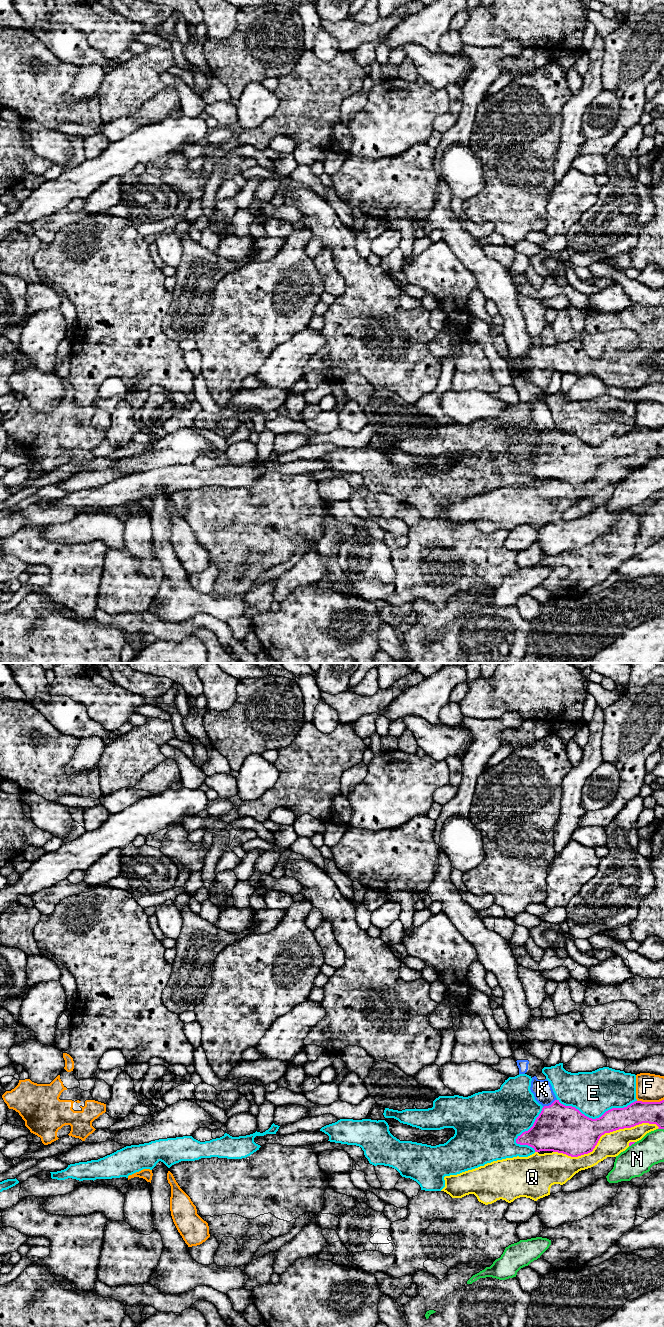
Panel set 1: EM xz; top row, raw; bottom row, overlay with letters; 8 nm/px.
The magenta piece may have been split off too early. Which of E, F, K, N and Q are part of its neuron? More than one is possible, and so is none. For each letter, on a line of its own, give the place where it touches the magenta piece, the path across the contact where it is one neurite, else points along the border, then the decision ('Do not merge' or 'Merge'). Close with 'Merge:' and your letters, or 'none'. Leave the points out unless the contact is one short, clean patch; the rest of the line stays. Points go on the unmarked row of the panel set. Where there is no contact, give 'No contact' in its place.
E: Touches magenta at xz (597, 446). Do not merge
F: Touches magenta at xz (650, 430). Do not merge
K: Touches magenta at xz (549, 433). Path across: xz (564, 457), (556, 449), (549, 433), (542, 417). Merge
N: Touches magenta at xz (632, 471). Do not merge
Q: Touches magenta at xz (603, 462). Do not merge
Merge: K

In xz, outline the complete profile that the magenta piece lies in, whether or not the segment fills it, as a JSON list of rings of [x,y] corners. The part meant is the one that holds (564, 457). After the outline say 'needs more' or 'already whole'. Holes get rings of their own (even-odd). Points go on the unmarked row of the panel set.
[[[440,175],[438,180],[439,195],[435,205],[429,215],[419,223],[421,226],[429,223],[432,229],[442,231],[442,239],[450,246],[458,259],[475,275],[478,288],[486,299],[492,300],[497,305],[499,314],[503,317],[501,334],[511,356],[508,367],[512,374],[512,385],[517,390],[519,402],[527,402],[532,406],[530,418],[534,422],[535,428],[543,434],[533,454],[518,464],[516,471],[528,473],[535,480],[553,479],[578,485],[592,480],[600,465],[605,461],[631,456],[642,451],[656,452],[658,457],[664,457],[664,428],[660,430],[635,429],[624,436],[612,436],[596,447],[585,444],[575,435],[565,434],[559,430],[550,410],[542,401],[544,389],[532,384],[525,377],[526,371],[531,368],[519,361],[522,356],[528,353],[531,347],[531,337],[527,333],[526,322],[518,305],[518,291],[512,278],[507,268],[494,259],[488,258],[477,244],[477,239],[463,228],[459,218],[450,207],[452,192],[449,186]]]; needs more

